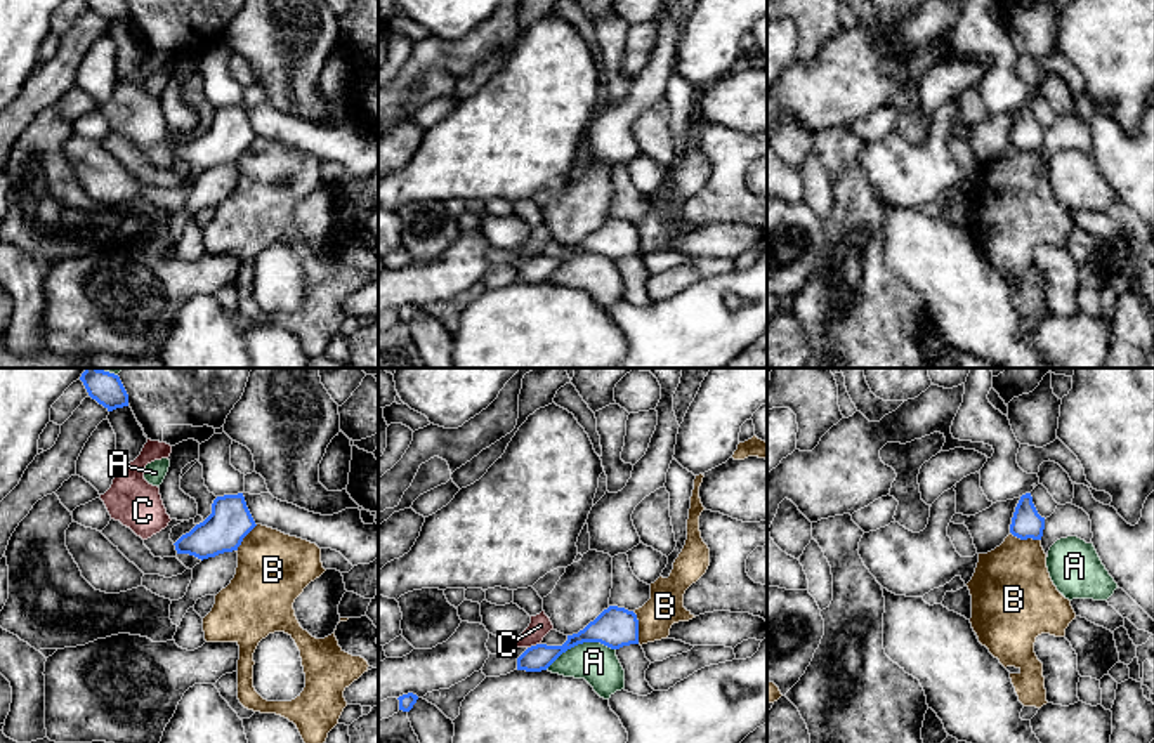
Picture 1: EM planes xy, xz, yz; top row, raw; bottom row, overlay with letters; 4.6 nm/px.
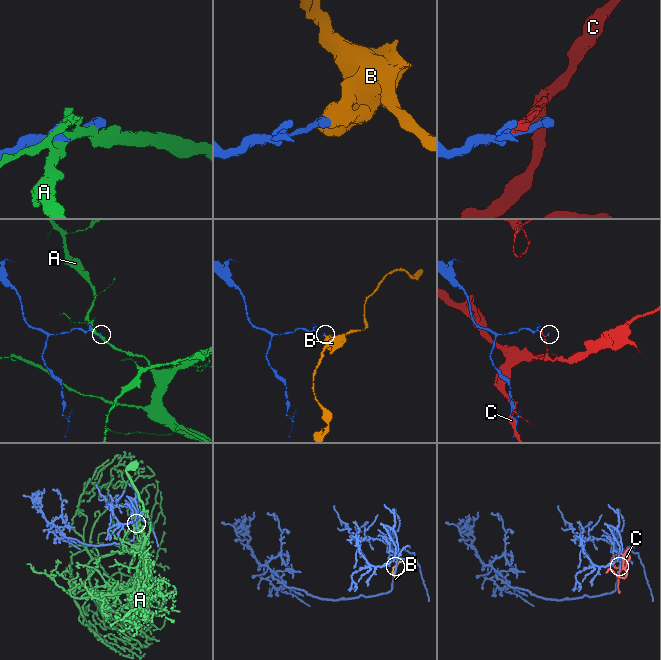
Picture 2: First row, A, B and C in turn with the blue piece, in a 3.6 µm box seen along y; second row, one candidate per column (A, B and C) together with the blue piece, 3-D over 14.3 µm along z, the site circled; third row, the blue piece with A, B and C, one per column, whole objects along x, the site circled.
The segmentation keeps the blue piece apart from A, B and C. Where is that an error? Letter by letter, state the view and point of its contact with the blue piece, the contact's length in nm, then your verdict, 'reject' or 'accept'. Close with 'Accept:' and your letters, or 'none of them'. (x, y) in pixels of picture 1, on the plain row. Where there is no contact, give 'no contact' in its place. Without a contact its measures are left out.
A: contact xz (580, 254); length 340 nm; reject
B: contact xz (637, 238); length 160 nm; reject
C: contact xz (533, 257); length 70 nm; reject
Accept: none of them

